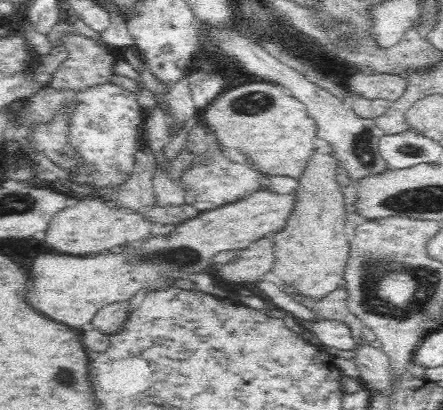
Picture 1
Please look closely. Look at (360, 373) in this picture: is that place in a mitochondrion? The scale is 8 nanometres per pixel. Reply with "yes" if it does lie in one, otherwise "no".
no

